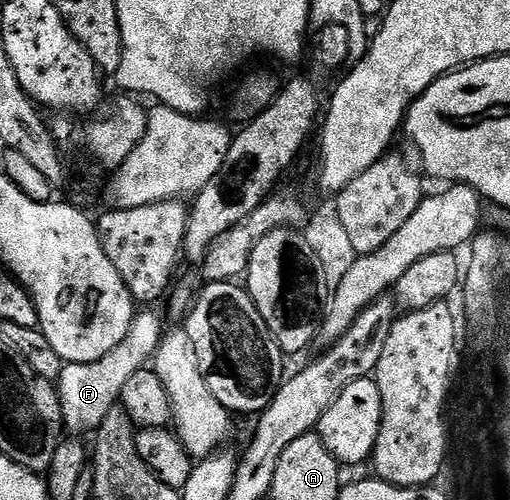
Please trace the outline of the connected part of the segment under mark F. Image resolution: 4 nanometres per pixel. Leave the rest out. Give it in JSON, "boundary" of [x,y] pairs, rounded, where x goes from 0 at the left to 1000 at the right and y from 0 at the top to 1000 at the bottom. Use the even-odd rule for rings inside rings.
{"boundary":[[[278,618],[265,628],[251,674],[243,674],[243,682],[235,682],[220,706],[204,706],[204,714],[188,722],[129,726],[124,732],[110,772],[122,820],[122,852],[139,872],[167,872],[167,862],[190,864],[204,834],[212,834],[220,816],[233,812],[243,770],[251,770],[251,760],[267,754],[267,746],[296,724],[318,682],[322,652],[316,626],[294,620],[302,618]]]}

